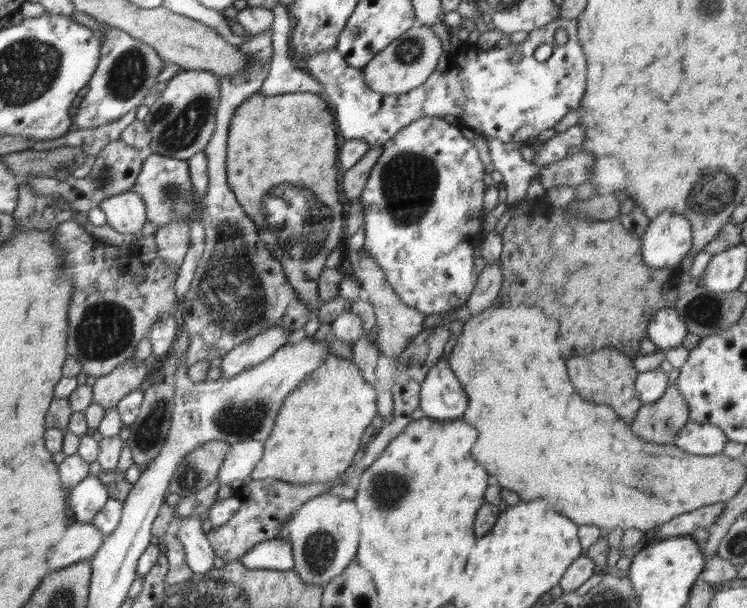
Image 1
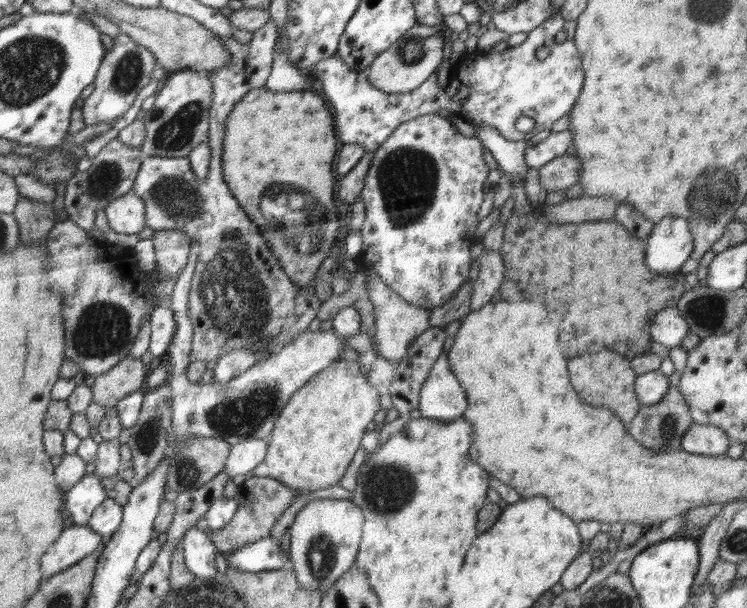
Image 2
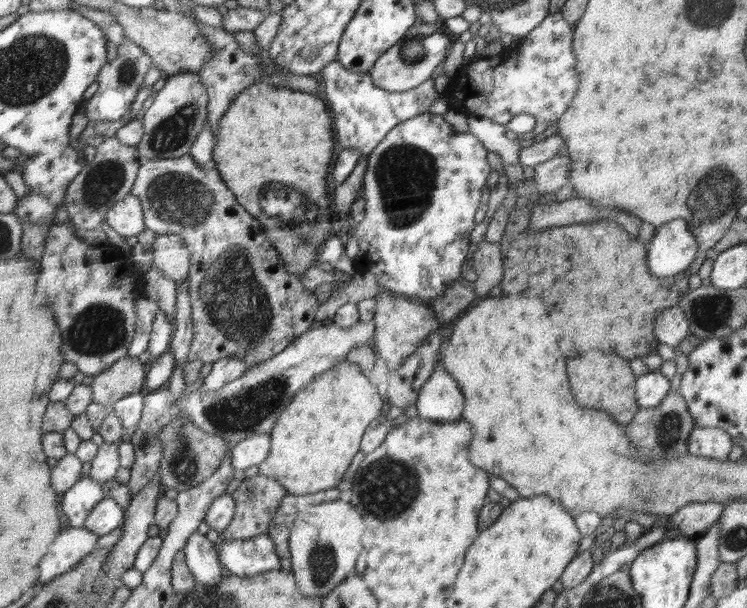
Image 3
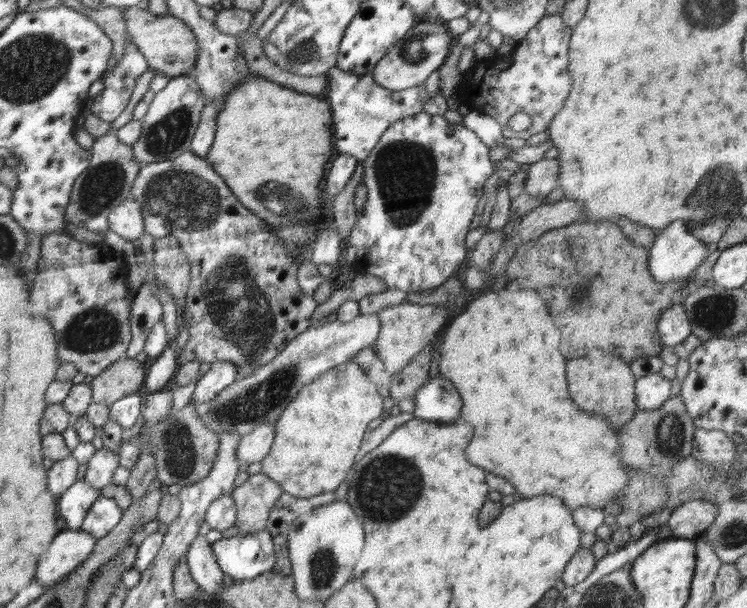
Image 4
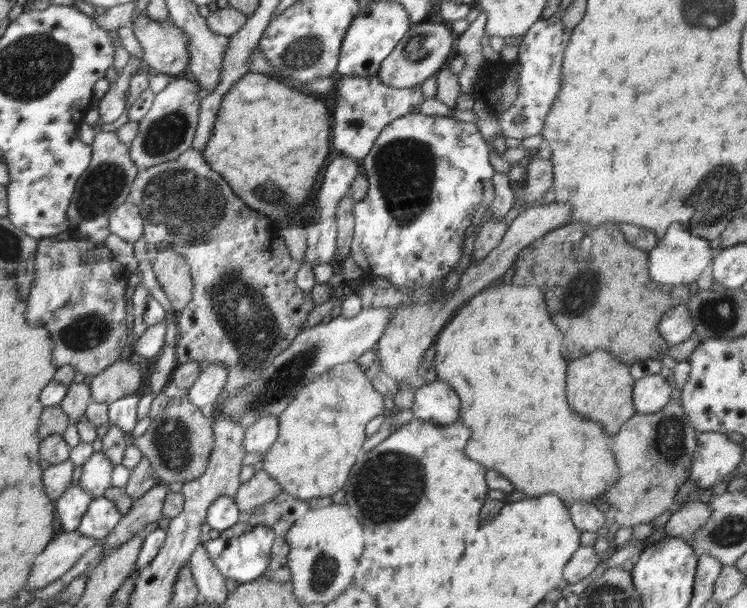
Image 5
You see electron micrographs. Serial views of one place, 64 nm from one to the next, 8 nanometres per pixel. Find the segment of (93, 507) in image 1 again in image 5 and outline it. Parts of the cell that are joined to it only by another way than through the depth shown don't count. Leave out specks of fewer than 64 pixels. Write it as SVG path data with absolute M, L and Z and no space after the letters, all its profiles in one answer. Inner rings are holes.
M71 484L62 493L62 496L56 499L56 518L59 531L75 531L94 498L95 496L88 494L80 484L77 486Z

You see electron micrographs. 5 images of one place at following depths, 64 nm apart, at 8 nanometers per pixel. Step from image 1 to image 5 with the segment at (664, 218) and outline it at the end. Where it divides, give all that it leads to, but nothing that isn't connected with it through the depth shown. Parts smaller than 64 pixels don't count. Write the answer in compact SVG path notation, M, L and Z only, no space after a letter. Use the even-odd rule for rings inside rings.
M671 224L666 234L658 240L657 246L650 252L650 276L654 282L666 284L671 288L679 285L700 283L702 272L712 264L714 252L706 238L690 234L682 224Z

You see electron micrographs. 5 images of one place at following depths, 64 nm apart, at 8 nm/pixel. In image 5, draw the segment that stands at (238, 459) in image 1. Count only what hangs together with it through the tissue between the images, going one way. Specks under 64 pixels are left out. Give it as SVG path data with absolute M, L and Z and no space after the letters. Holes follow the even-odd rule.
M264 416L256 420L248 429L242 440L244 454L258 452L266 454L278 436L280 426L279 418L276 416Z

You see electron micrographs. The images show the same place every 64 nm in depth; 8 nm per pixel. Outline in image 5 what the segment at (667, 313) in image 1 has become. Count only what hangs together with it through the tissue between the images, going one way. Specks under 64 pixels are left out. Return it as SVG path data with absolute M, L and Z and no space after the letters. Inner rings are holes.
M686 306L672 308L660 322L660 336L669 346L685 342L693 332L692 316Z

